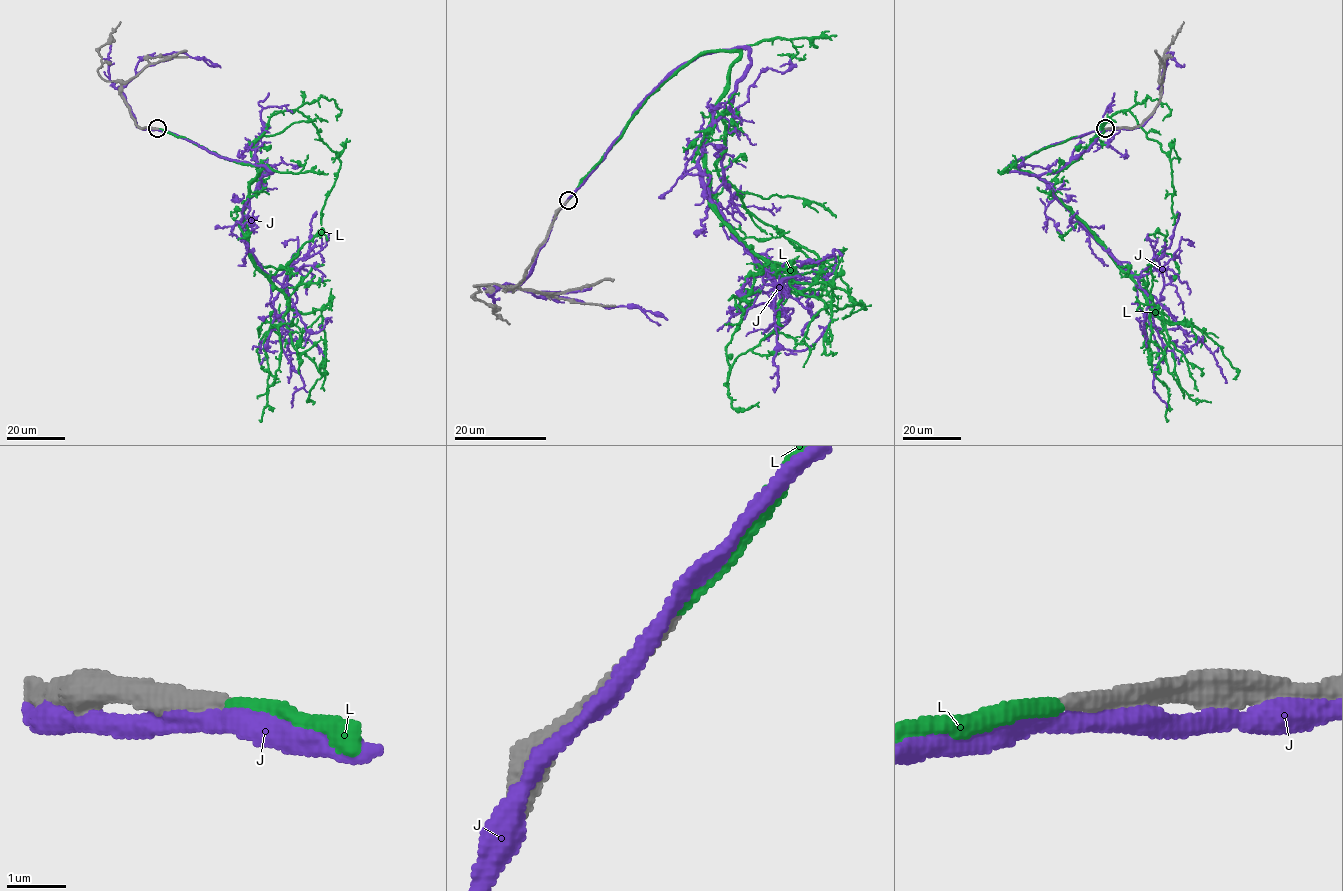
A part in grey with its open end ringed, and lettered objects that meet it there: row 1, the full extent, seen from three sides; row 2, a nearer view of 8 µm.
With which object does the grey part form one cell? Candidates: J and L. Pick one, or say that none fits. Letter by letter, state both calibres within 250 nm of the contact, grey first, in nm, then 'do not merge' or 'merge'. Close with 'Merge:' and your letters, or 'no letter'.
J: calibres 400 and 300 nm; do not merge
L: calibres 280 and 240 nm; merge
Merge: L

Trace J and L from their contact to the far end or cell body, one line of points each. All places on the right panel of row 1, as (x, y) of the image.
J: (1107, 129), (1044, 147), (1008, 169), (1042, 179), (1138, 279), (1137, 305), (1158, 350), (1152, 386), (1167, 407)
L: (1105, 129), (1010, 166), (1041, 178), (1105, 247), (1147, 300), (1148, 352), (1165, 356), (1190, 398), (1211, 401)

